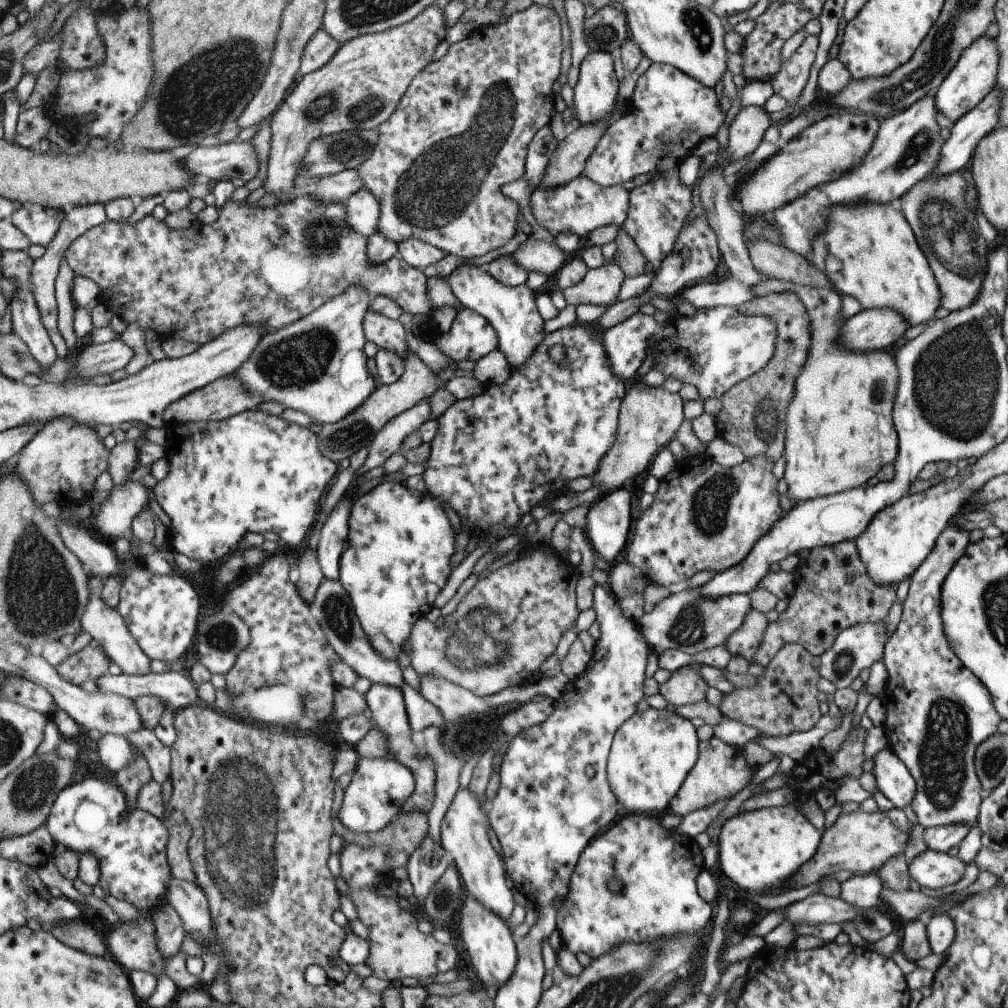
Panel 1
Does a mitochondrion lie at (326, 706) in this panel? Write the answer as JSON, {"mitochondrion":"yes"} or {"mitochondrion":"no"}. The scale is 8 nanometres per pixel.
{"mitochondrion":"no"}

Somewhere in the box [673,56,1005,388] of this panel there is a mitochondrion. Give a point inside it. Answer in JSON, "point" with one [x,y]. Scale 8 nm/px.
{"point":[945,229]}

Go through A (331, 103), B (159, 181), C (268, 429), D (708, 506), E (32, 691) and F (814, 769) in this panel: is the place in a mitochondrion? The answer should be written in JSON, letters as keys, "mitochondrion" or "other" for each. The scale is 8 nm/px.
{"A":"mitochondrion","B":"other","C":"other","D":"mitochondrion","E":"other","F":"other"}

